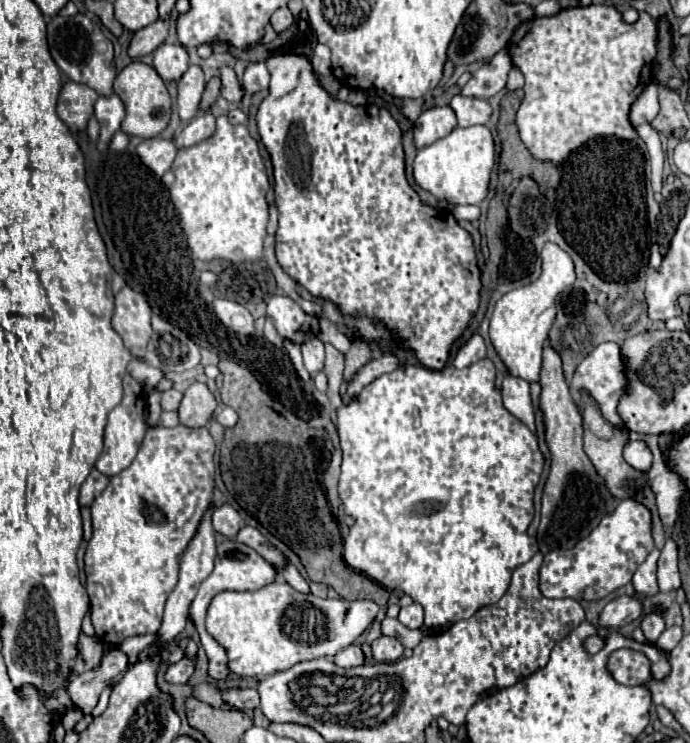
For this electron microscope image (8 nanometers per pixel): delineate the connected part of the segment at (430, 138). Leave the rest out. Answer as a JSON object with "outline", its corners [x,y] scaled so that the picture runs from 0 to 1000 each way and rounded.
{"outline":[[[651,141],[613,149],[599,171],[604,201],[619,198],[619,195],[630,192],[633,187],[651,182],[659,171],[662,171],[662,157]]]}

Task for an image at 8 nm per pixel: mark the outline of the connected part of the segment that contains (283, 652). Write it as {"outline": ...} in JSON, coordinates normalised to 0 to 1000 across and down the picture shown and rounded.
{"outline":[[[407,779],[372,795],[323,795],[312,801],[300,820],[300,852],[326,873],[338,906],[346,911],[384,911],[436,890],[488,882],[538,841],[546,822],[549,814],[541,809],[439,801]]]}

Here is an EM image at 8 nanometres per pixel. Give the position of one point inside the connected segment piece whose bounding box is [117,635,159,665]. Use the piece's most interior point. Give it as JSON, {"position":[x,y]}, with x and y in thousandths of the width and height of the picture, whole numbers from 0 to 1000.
{"position":[196,868]}

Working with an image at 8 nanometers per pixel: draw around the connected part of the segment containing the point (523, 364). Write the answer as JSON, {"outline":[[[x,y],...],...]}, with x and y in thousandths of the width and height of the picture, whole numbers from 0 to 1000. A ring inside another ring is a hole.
{"outline":[[[793,327],[784,338],[784,370],[752,389],[732,394],[712,424],[709,454],[732,489],[741,505],[749,505],[761,513],[781,513],[784,499],[784,475],[796,451],[796,443],[807,424],[807,397],[833,381],[833,357],[828,346],[804,327]]]}

